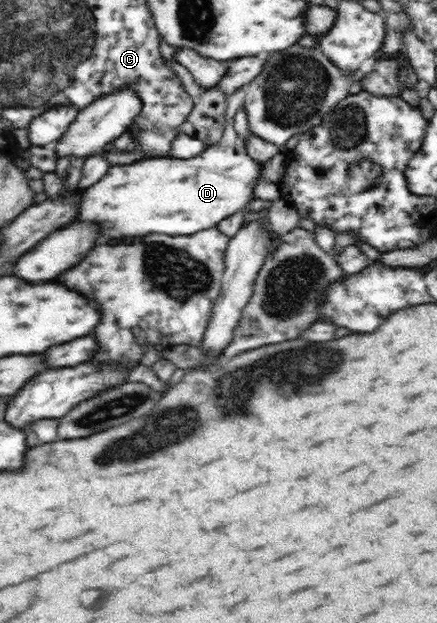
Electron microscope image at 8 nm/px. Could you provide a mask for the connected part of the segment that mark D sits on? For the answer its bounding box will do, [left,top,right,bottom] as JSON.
[42,84,261,241]

